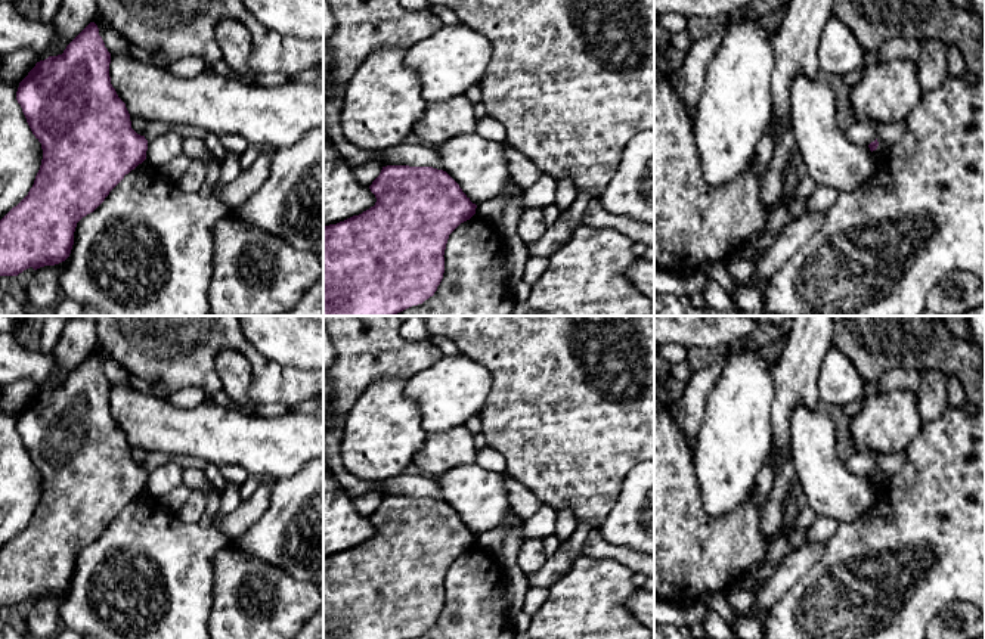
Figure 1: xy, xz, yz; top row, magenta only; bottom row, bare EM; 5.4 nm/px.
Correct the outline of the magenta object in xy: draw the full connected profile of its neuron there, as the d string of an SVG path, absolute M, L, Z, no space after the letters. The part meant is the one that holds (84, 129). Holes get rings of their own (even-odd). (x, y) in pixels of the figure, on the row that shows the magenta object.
M90 22L64 50L35 63L19 83L16 100L41 143L43 159L28 195L0 220L0 276L65 261L77 223L146 159L148 140L131 128L126 103L109 77L111 53Z

